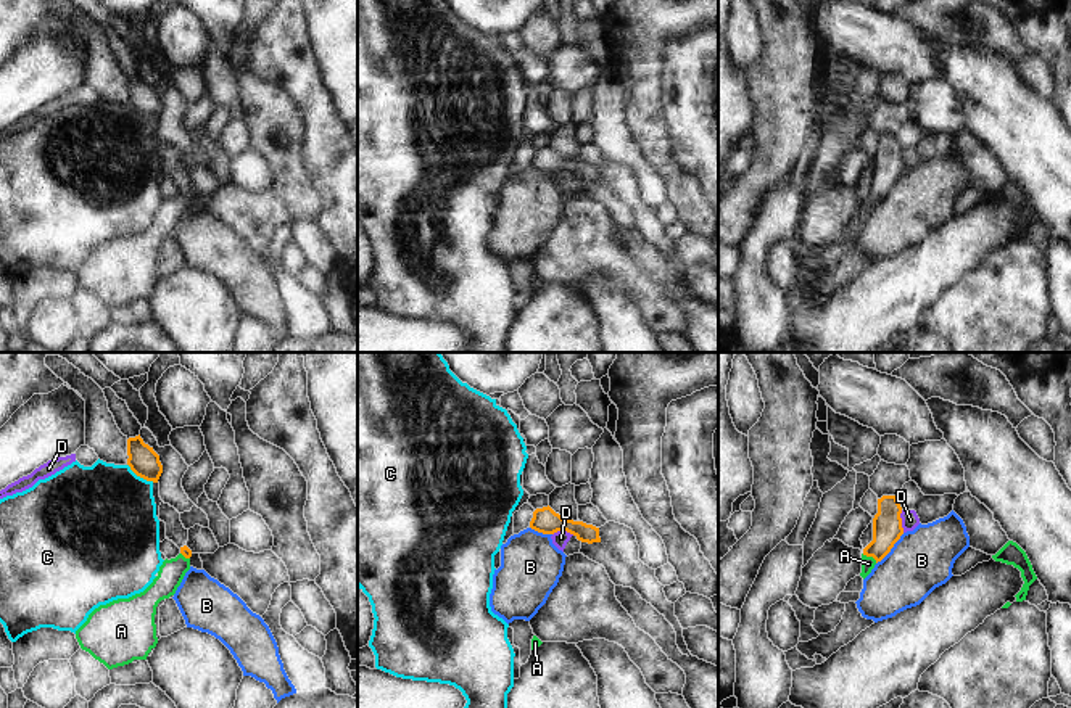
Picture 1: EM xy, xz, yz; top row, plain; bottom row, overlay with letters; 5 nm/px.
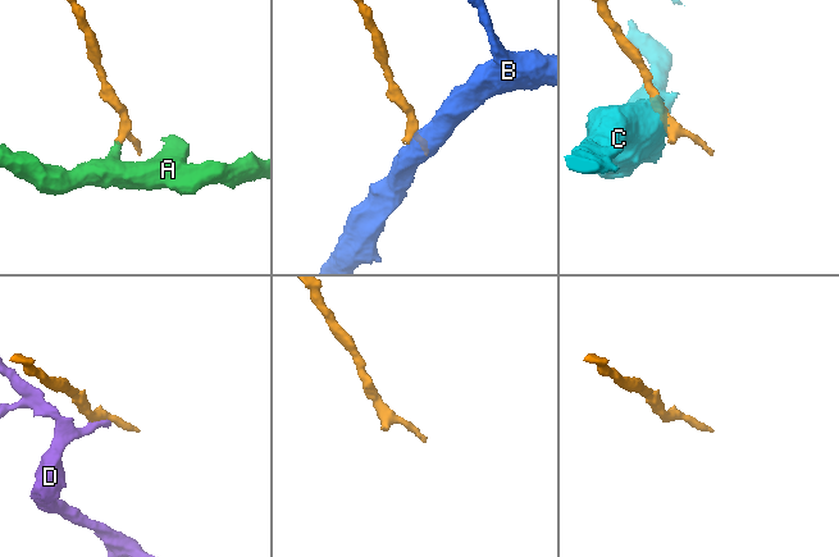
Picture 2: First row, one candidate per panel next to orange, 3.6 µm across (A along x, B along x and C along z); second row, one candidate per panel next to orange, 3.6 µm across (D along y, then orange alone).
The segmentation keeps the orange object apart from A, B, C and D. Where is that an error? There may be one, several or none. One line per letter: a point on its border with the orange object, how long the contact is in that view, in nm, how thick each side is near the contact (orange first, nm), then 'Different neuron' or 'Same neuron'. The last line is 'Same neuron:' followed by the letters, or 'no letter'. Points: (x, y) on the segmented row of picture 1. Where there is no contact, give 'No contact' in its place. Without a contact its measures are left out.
A: Touches orange at yz (870, 555). Shared border 90 nm. Thickness 140 nm (orange) against 70 nm. Same neuron
B: Touches orange at yz (891, 547). Shared border 220 nm. Thickness 140 nm (orange) against 300 nm. Different neuron
C: Touches orange at xy (140, 477). Shared border 160 nm. Thickness 150 nm (orange) against 480 nm. Different neuron
D: Touches orange at yz (901, 522). Shared border 110 nm. Thickness 140 nm (orange) against 90 nm. Different neuron
Same neuron: A.

